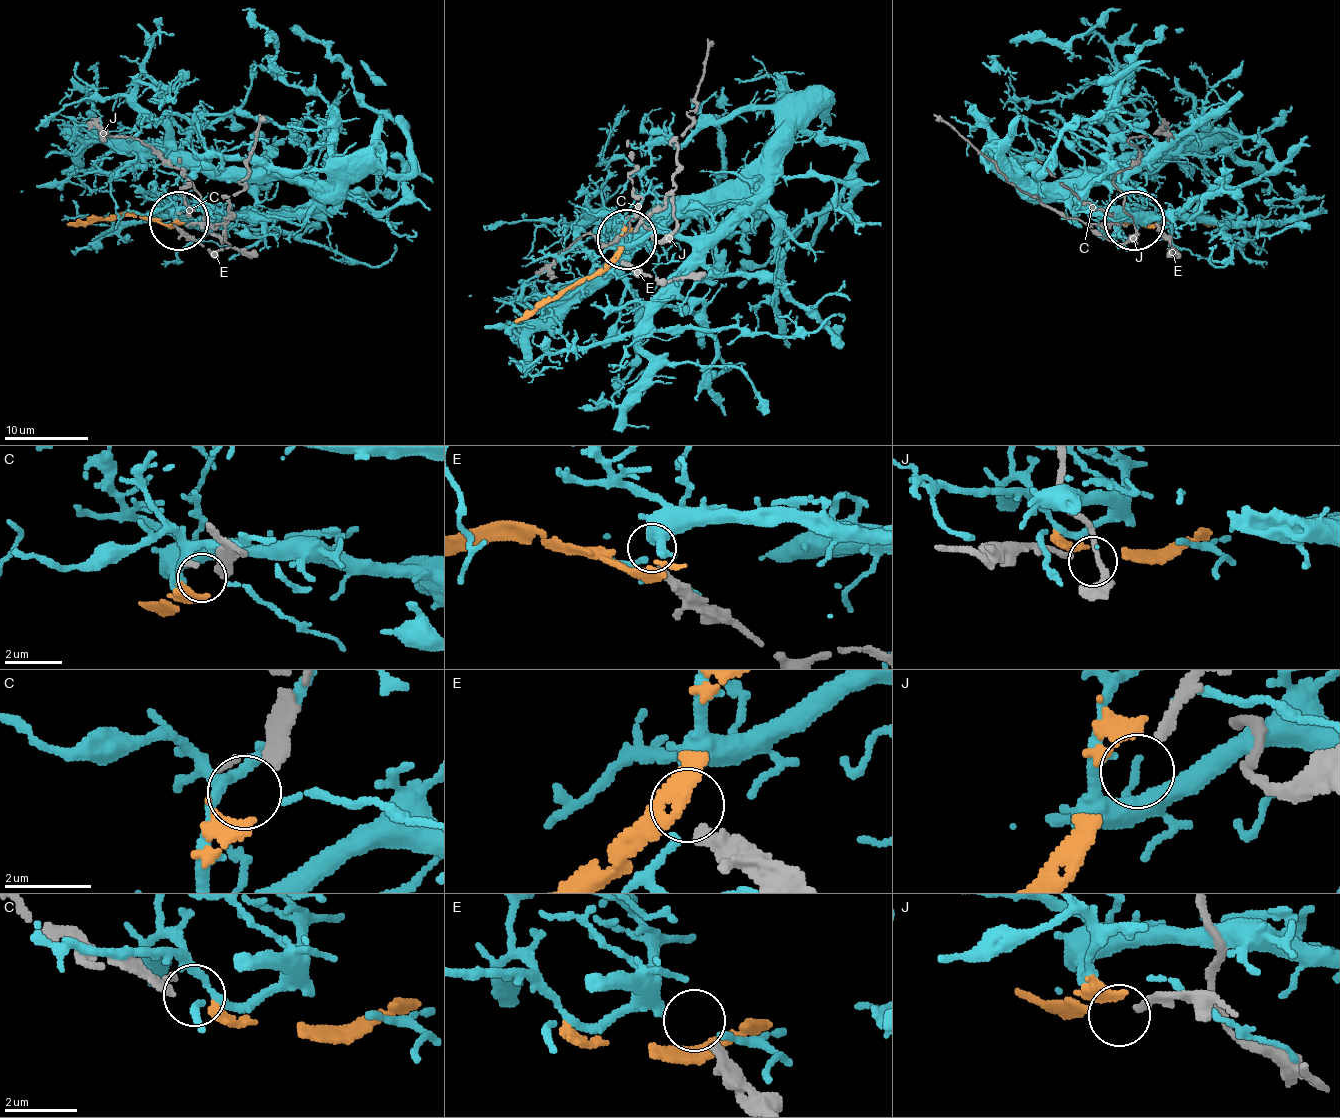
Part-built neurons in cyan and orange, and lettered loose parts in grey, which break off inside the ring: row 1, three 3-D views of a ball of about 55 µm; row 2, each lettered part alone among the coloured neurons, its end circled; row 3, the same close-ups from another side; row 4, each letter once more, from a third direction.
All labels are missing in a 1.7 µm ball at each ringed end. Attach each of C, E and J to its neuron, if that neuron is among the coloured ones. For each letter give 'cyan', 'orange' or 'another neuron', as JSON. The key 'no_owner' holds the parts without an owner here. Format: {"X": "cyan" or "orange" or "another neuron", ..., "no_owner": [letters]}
{"C": "orange", "E": "another neuron", "J": "another neuron", "no_owner": ["E", "J"]}

